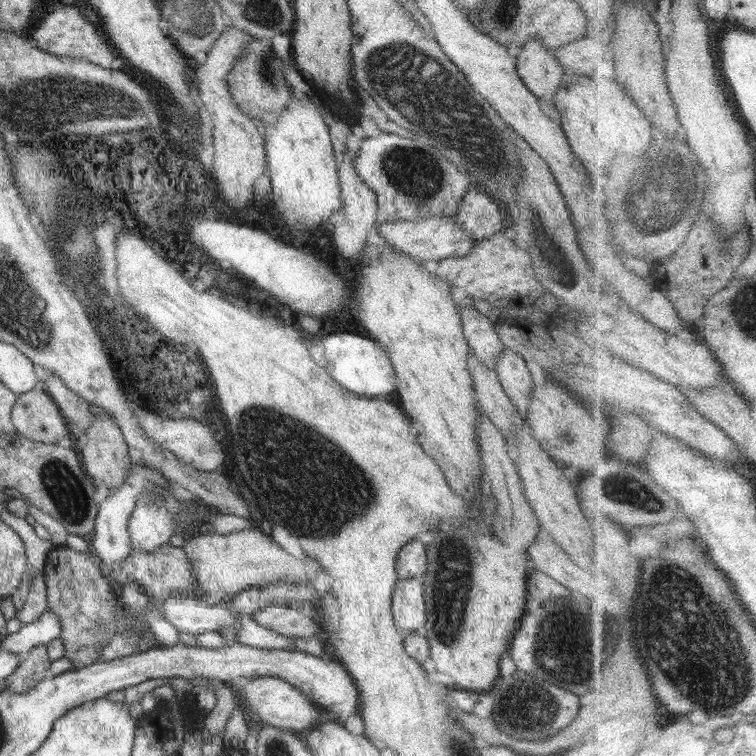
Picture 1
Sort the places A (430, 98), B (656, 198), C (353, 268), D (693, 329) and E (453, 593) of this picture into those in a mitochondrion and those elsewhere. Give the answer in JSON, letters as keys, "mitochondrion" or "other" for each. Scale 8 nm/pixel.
{"A":"mitochondrion","B":"mitochondrion","C":"other","D":"other","E":"mitochondrion"}

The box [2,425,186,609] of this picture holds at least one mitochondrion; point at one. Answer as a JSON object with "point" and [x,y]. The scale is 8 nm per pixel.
{"point":[68,494]}

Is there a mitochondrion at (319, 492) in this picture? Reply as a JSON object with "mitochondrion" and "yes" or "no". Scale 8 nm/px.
{"mitochondrion":"yes"}

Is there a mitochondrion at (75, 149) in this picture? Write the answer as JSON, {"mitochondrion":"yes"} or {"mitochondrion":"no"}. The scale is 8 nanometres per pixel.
{"mitochondrion":"no"}

